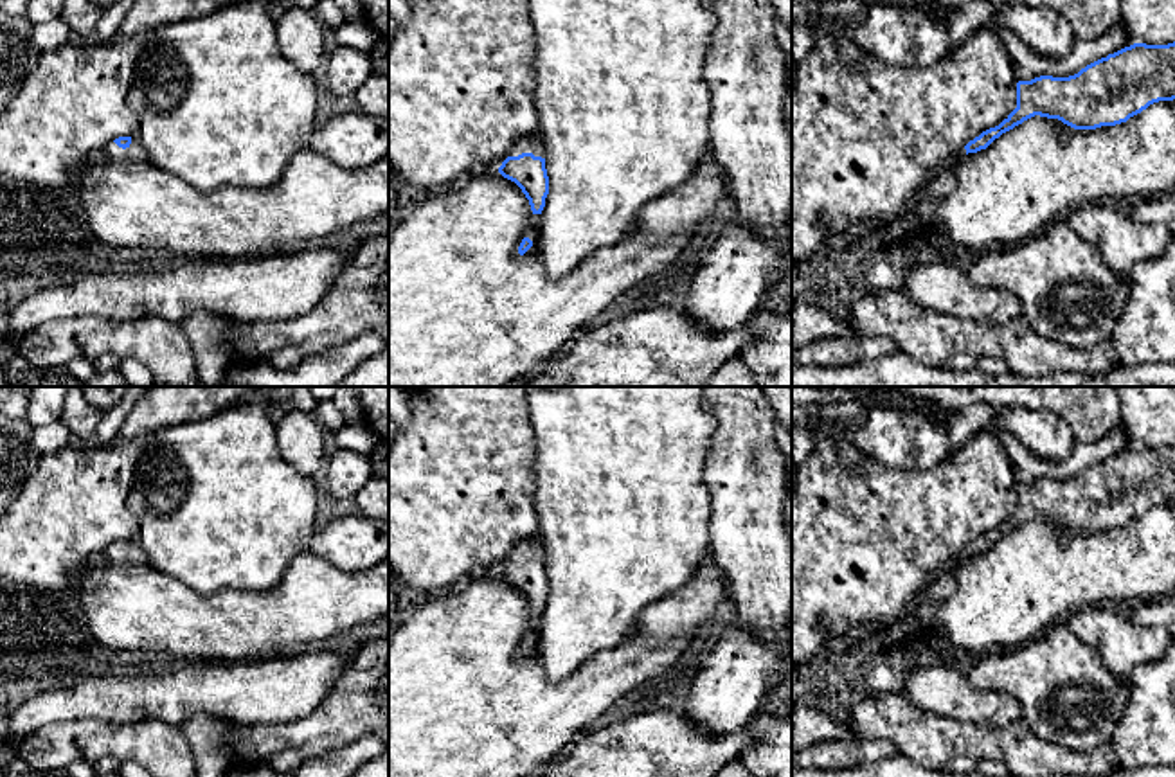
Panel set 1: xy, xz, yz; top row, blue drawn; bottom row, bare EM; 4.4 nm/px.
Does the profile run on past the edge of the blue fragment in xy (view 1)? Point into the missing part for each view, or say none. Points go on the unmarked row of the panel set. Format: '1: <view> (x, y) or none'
1: xy (112, 554)

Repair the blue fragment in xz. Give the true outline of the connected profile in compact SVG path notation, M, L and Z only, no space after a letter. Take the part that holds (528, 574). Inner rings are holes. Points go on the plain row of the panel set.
M542 534L520 541L509 554L509 559L498 570L498 576L515 585L529 603L533 617L542 617L549 597L549 579L545 572L545 549Z

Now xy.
M119 540L112 547L108 547L103 556L106 563L130 563L130 565L144 565L148 563L146 554L139 547L137 540Z

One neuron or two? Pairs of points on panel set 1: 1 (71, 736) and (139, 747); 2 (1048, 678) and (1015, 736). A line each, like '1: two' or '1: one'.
1: one
2: two

